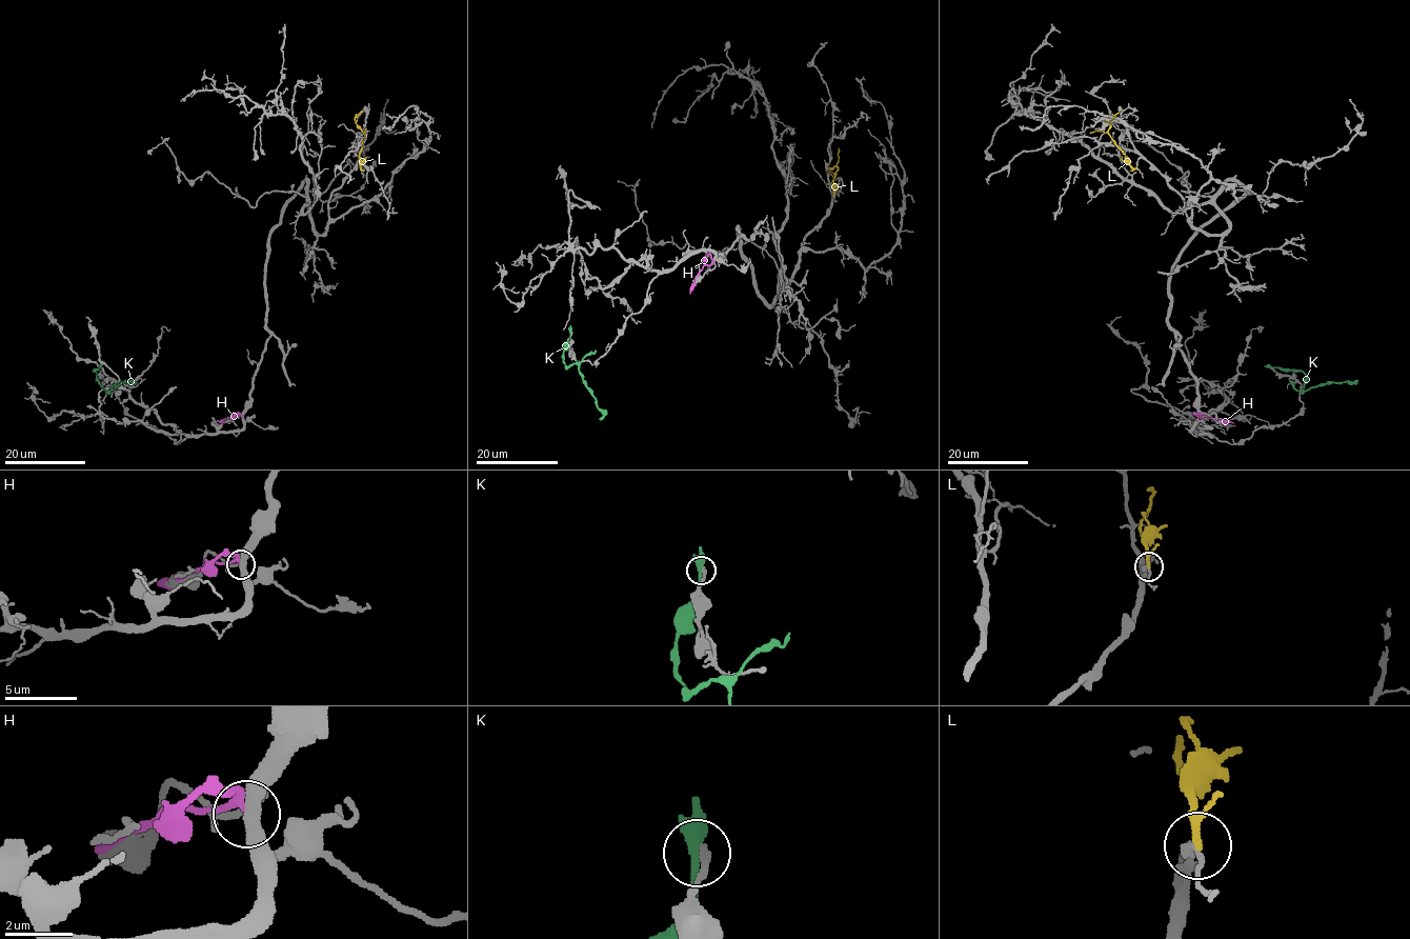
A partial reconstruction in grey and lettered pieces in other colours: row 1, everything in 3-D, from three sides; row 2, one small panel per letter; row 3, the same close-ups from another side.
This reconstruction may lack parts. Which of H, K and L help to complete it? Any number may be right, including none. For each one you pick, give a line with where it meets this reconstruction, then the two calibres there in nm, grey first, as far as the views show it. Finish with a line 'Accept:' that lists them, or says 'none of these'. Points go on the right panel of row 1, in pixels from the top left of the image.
Accept: none of these

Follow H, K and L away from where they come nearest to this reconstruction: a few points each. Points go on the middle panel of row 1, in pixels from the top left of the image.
H: (713, 261), (703, 266), (690, 294)
K: (570, 332), (564, 351), (566, 368), (576, 363), (579, 366), (585, 387), (603, 415), (600, 420)
L: (834, 196), (832, 182), (837, 166), (828, 168), (836, 180)

